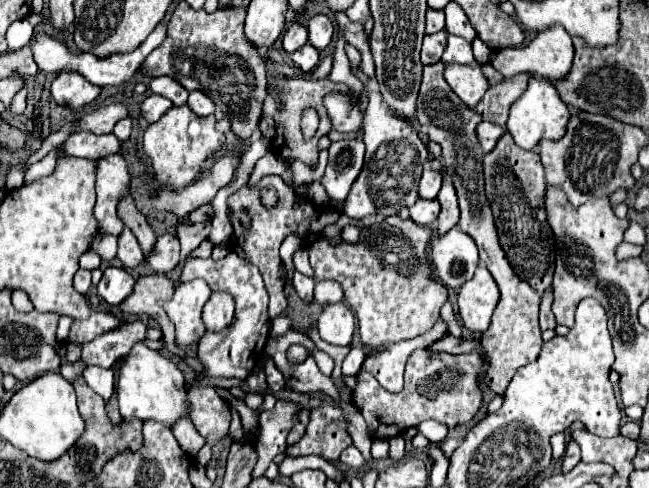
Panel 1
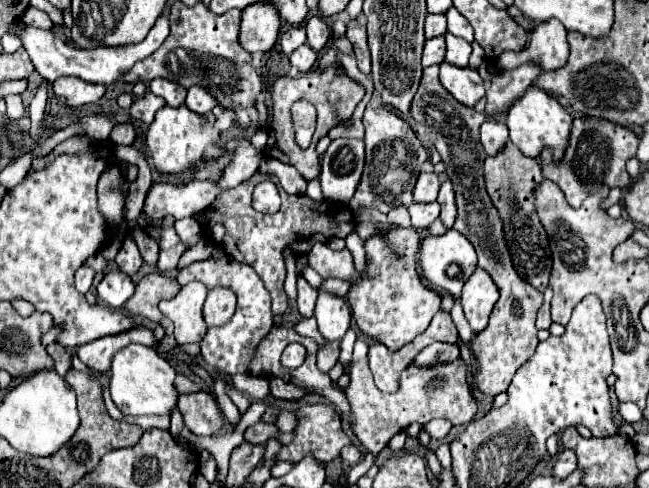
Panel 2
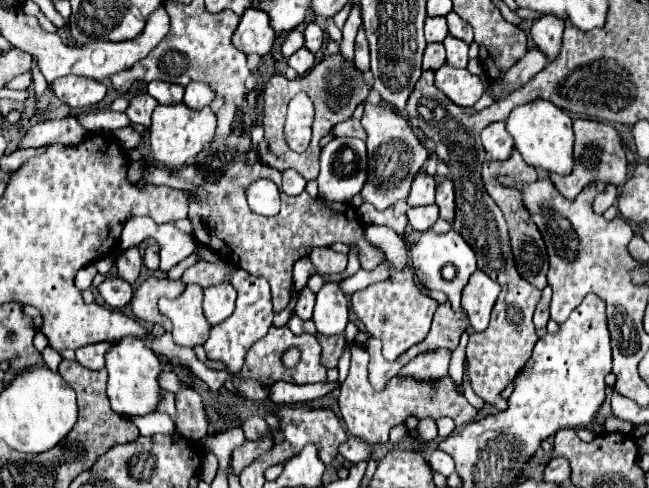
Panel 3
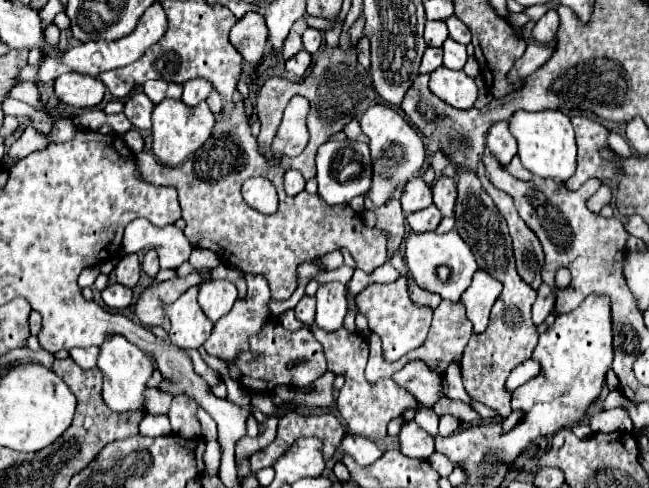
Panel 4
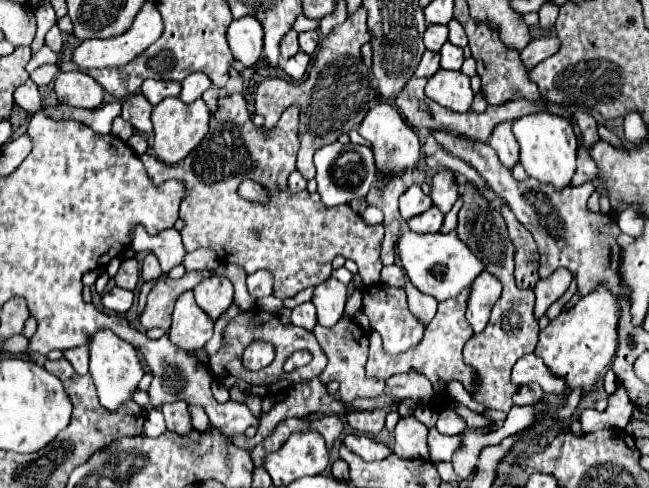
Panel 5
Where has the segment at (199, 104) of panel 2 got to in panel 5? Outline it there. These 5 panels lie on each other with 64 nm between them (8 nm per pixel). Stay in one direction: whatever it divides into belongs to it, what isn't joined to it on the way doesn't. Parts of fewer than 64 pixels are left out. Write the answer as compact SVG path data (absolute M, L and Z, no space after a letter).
M194 72L192 76L186 76L182 82L182 92L180 92L180 100L186 104L192 104L194 100L202 98L202 94L212 86L212 82L208 80L208 76L204 76L202 72Z

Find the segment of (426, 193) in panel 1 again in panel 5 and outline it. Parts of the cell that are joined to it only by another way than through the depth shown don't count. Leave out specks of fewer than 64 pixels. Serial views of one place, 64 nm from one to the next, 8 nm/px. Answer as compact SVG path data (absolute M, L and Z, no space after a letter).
M412 184L404 196L400 196L400 214L404 220L426 212L432 206L432 200L428 194L422 192L422 188L418 184Z

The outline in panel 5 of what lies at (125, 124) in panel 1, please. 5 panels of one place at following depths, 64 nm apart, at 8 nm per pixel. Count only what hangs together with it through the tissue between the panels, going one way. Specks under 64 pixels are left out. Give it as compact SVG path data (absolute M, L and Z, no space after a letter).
M134 132L134 134L130 136L128 146L130 146L138 156L140 156L140 154L144 154L144 152L146 152L146 148L148 148L148 144L146 144L144 136L142 136L142 134L138 134L138 132Z

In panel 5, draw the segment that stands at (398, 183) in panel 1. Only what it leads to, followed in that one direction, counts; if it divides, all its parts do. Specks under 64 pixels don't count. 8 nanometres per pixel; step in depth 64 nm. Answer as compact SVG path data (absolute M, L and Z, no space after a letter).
M382 102L372 110L368 110L362 124L358 126L358 132L362 138L372 142L372 152L378 172L406 172L418 166L418 160L422 156L422 144L416 132L404 122L404 118L398 114L398 110L392 104Z

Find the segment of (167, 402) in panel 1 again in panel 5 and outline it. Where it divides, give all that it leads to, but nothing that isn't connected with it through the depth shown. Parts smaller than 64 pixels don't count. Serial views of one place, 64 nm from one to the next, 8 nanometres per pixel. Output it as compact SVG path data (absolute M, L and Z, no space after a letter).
M100 330L90 342L90 374L98 388L100 404L108 410L116 410L132 400L136 386L144 376L144 364L132 344L116 336L112 330Z

